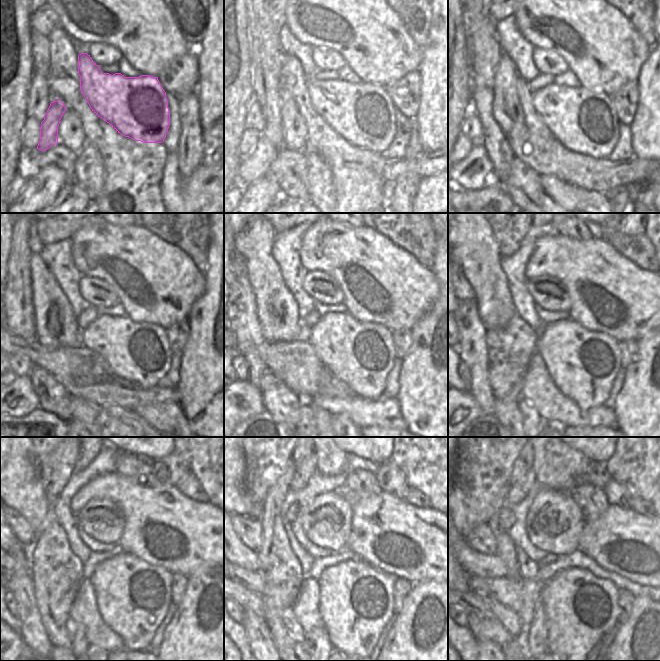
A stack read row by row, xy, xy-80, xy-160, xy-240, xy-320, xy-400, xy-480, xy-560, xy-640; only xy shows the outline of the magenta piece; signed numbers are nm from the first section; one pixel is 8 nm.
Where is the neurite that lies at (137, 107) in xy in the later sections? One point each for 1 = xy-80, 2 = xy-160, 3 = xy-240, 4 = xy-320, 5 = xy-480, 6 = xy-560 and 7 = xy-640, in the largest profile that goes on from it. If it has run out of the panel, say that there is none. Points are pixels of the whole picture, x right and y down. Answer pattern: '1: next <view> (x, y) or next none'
1: next xy-80 (362, 113)
2: next xy-160 (585, 122)
3: next xy-240 (140, 352)
4: next xy-320 (361, 355)
5: next xy-480 (133, 596)
6: next xy-560 (356, 601)
7: next xy-640 (581, 608)

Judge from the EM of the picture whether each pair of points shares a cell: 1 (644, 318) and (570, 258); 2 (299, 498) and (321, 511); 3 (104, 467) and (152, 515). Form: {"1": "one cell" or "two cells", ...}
{"1": "one cell", "2": "two cells", "3": "two cells"}

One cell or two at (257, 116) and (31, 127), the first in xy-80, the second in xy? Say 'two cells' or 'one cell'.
two cells

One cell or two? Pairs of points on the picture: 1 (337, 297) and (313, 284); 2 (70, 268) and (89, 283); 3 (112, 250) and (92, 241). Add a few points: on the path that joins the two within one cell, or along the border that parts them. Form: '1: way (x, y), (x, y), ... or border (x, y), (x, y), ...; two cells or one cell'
1: way (331, 294), (319, 285); one cell
2: border (81, 275), (80, 293), (86, 299); two cells
3: way (107, 250), (97, 244); one cell

